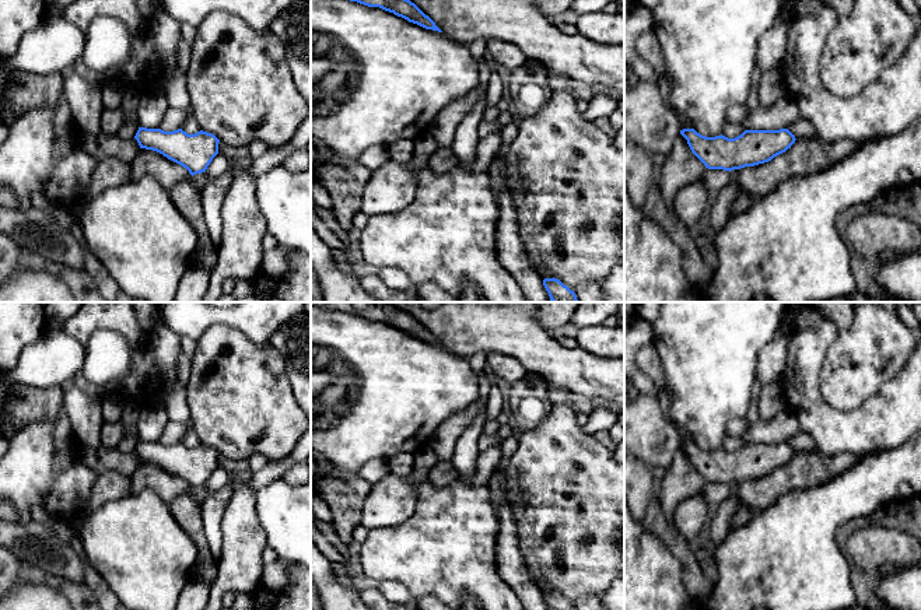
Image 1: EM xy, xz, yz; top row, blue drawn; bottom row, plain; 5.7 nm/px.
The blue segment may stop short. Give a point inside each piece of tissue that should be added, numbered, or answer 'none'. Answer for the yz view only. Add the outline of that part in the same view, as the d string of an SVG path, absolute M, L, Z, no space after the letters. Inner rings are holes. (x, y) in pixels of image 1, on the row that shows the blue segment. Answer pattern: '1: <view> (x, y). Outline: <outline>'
none

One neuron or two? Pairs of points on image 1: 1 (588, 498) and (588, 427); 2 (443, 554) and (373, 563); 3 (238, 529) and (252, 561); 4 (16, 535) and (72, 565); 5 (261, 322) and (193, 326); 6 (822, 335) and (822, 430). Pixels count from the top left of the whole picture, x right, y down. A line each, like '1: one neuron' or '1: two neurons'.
1: two neurons
2: one neuron
3: one neuron
4: one neuron
5: one neuron
6: one neuron

